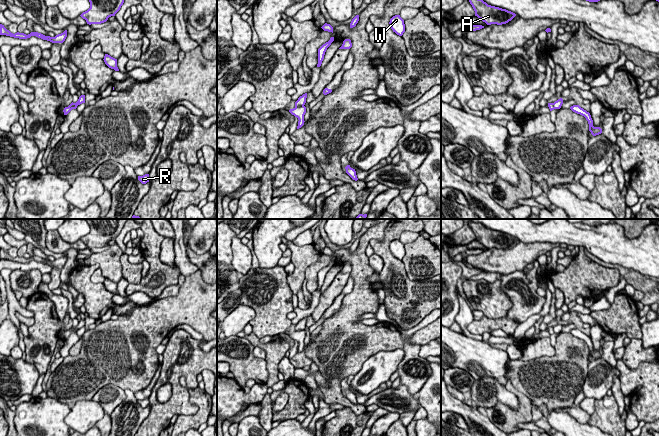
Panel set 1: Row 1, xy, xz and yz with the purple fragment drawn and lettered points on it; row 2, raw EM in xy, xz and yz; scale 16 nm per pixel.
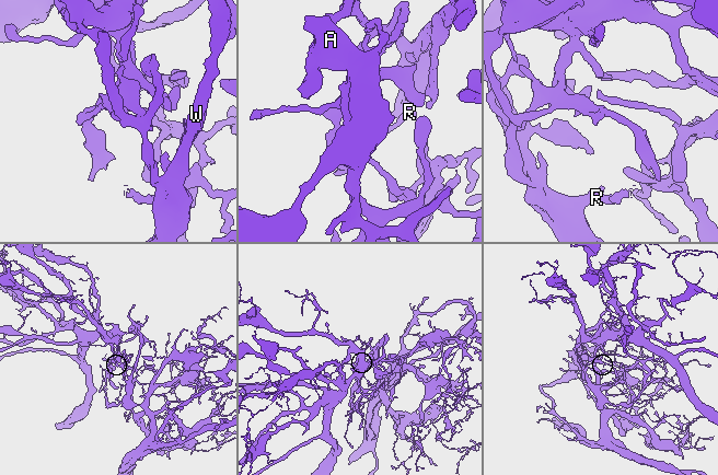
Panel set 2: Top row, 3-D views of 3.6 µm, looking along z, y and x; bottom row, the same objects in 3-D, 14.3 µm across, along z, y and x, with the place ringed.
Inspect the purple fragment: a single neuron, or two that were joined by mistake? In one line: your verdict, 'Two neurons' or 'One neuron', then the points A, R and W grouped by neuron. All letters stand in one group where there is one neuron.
Two neurons. Groups: A / R W

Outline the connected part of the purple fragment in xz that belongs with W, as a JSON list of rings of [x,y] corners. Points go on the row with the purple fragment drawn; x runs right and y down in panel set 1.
[[[395,15],[390,19],[390,27],[397,35],[402,36],[405,32],[405,24],[404,20],[400,17],[400,15]]]

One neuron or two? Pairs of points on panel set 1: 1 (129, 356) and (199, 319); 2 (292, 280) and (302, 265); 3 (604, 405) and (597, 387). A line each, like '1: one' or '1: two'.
1: one
2: one
3: two

